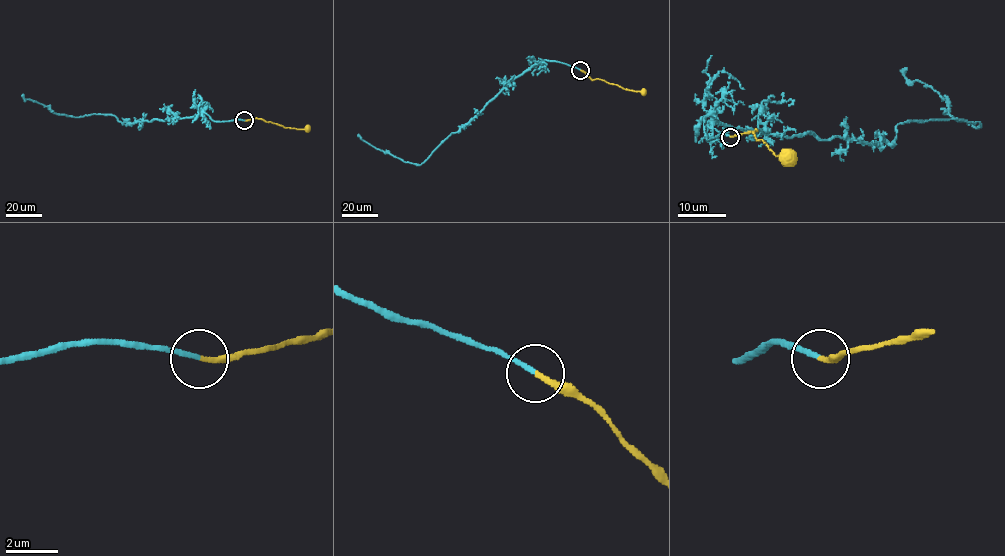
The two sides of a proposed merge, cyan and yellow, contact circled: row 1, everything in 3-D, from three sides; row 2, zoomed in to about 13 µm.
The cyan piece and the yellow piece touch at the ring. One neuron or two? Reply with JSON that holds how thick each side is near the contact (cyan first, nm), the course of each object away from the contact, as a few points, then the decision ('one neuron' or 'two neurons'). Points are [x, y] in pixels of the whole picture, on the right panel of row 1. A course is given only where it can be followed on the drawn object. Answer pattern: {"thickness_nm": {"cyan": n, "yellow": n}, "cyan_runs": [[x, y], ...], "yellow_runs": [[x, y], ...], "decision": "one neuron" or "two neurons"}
{"thickness_nm": {"cyan": 180, "yellow": 200}, "cyan_runs": [[730, 137], [707, 139], [703, 121], [870, 144], [891, 143], [903, 122], [978, 127], [907, 67]], "yellow_runs": [[730, 137], [755, 131], [757, 140], [767, 144], [776, 156], [787, 160], [785, 154], [790, 150]], "decision": "one neuron"}

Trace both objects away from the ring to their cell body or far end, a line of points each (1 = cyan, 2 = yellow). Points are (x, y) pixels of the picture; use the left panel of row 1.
1: (244, 120), (214, 121), (201, 112), (164, 120), (122, 123), (113, 115), (57, 114), (25, 100), (23, 94)
2: (244, 120), (256, 118), (297, 129), (309, 125)

